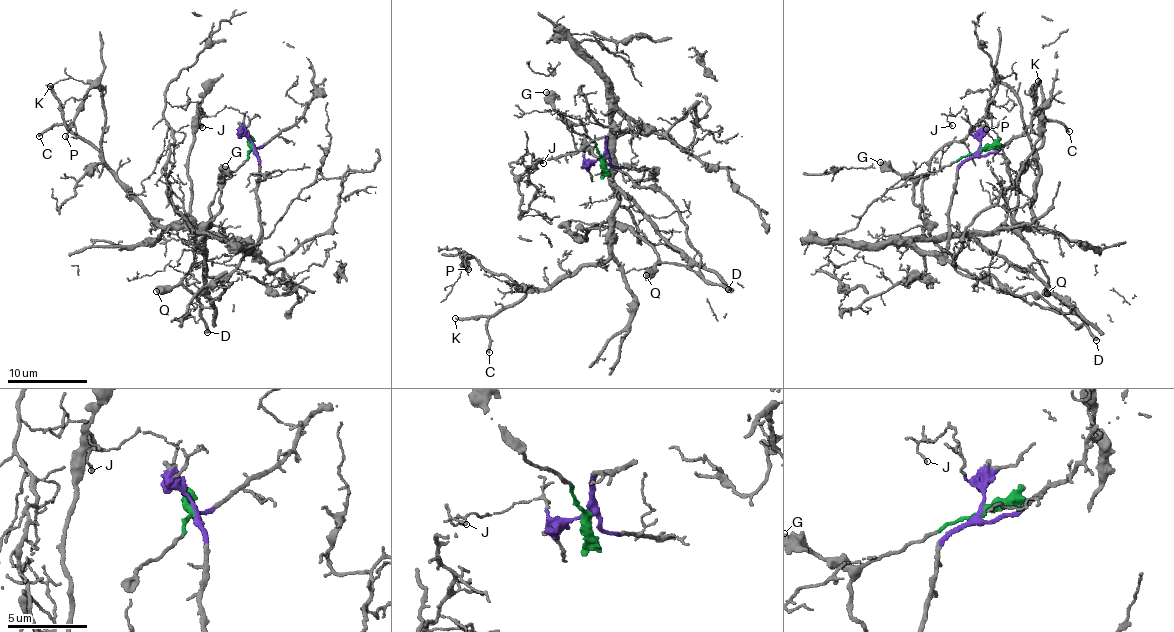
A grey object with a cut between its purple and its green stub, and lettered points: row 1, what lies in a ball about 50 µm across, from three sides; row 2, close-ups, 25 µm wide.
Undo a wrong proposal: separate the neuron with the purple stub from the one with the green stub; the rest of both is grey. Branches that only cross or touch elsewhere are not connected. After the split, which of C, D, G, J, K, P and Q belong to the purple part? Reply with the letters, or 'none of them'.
C, J, K, P

